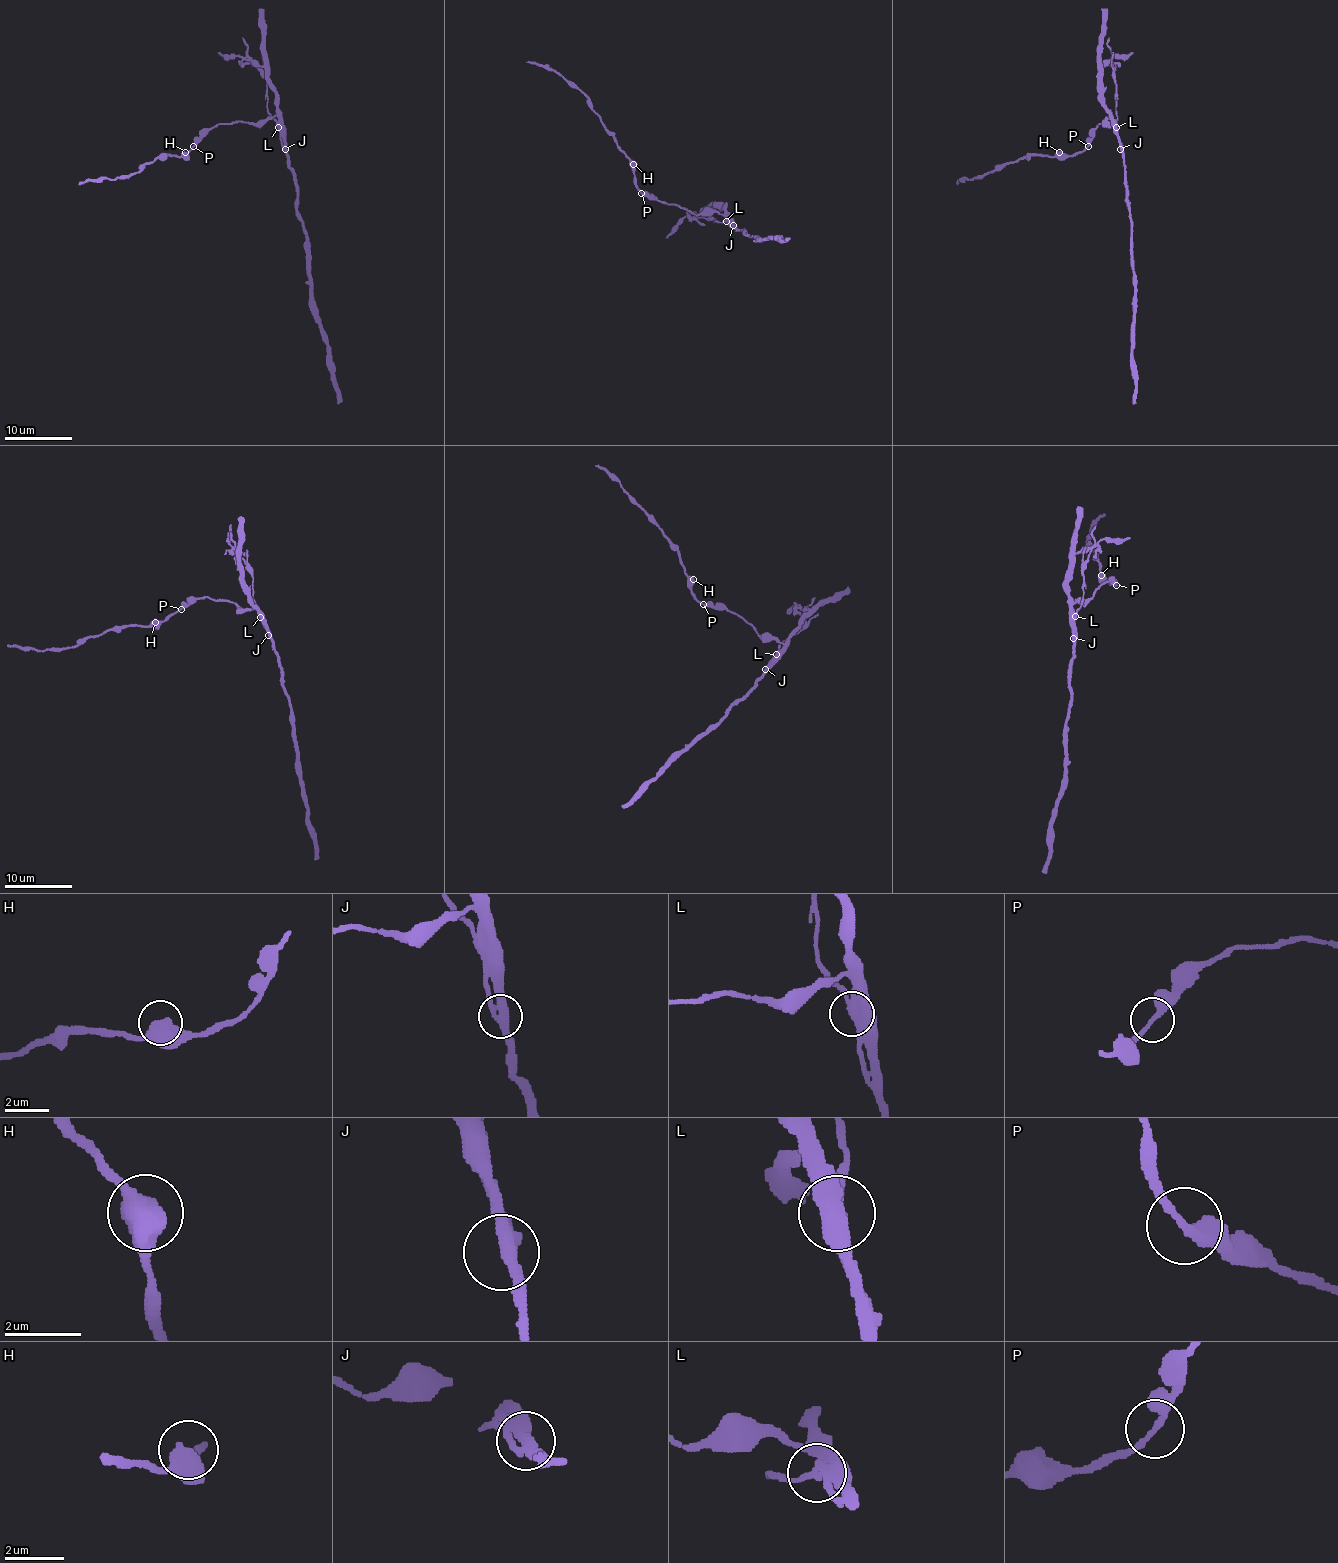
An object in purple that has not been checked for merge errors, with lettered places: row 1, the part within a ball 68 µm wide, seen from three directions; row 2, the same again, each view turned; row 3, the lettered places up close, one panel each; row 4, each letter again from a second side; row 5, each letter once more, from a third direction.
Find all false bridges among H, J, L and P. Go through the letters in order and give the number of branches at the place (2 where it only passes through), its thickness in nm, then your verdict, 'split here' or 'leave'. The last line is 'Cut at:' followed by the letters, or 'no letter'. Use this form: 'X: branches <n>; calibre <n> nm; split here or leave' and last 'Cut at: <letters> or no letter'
H: branches 3; calibre 480 nm; leave
J: branches 2; calibre 380 nm; leave
L: branches 3; calibre 380 nm; split here
P: branches 2; calibre 240 nm; leave
Cut at: L

